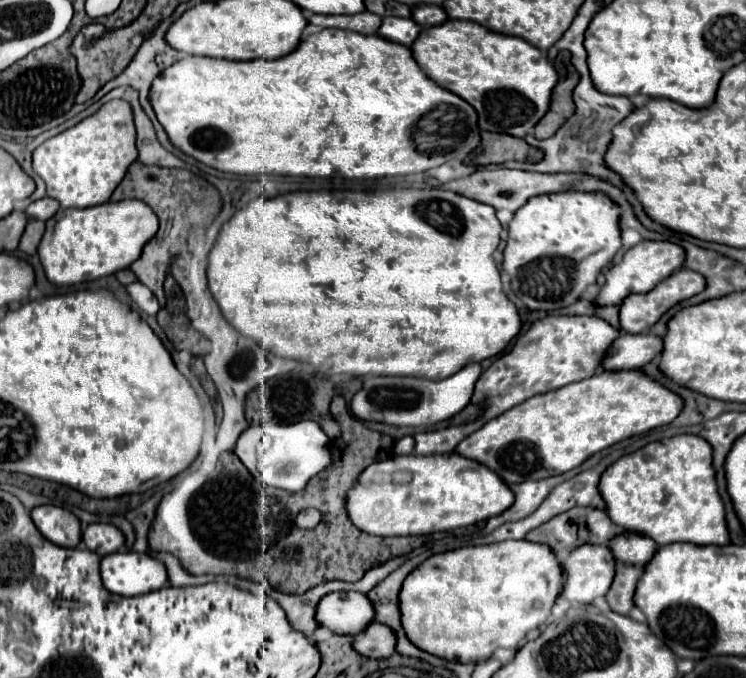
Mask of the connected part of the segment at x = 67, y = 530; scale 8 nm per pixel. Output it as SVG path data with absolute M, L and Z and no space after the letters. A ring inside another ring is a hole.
M39 505L31 509L31 519L43 537L59 547L77 547L81 541L79 519L67 509L55 505Z

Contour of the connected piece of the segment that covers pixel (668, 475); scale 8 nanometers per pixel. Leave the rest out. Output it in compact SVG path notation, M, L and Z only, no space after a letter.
M675 435L671 439L663 439L657 443L649 443L647 447L617 459L613 465L605 469L599 481L599 493L607 505L607 515L615 525L643 533L659 545L689 541L697 545L727 545L729 533L725 523L725 507L717 493L715 471L711 465L711 445L697 435Z

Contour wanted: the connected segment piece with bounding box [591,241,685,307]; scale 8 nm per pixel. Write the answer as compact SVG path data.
M641 241L635 247L627 249L623 253L623 259L607 271L605 283L601 285L599 293L591 299L591 303L597 307L609 307L609 305L619 305L631 293L647 293L659 281L669 277L675 269L681 269L683 259L685 259L685 251L679 245L667 241Z

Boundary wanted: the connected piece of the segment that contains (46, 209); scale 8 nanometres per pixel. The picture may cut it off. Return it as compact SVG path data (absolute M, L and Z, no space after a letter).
M43 197L39 201L33 201L27 209L25 209L25 215L29 219L39 219L39 221L47 221L51 219L59 209L59 203L51 197Z

